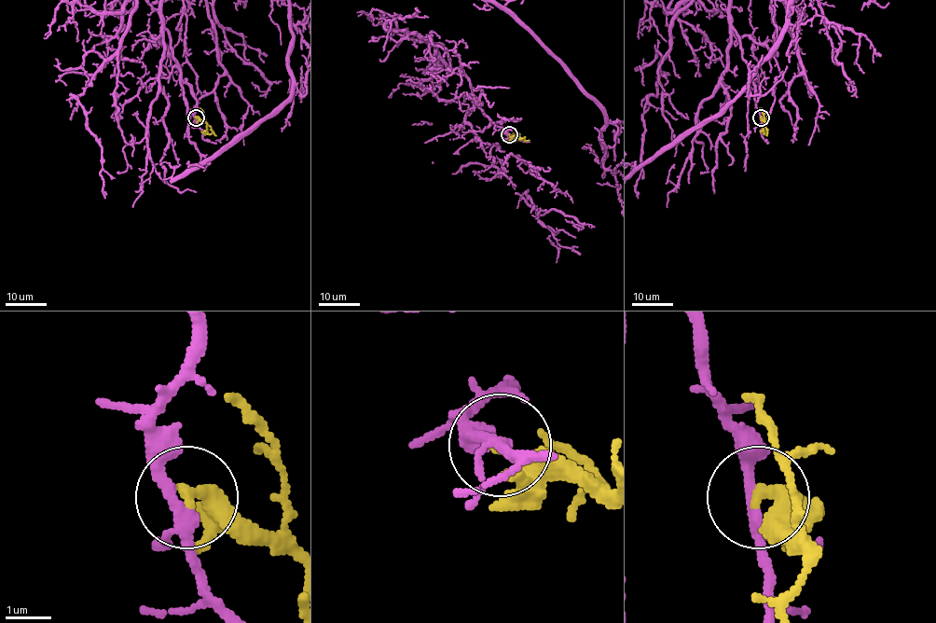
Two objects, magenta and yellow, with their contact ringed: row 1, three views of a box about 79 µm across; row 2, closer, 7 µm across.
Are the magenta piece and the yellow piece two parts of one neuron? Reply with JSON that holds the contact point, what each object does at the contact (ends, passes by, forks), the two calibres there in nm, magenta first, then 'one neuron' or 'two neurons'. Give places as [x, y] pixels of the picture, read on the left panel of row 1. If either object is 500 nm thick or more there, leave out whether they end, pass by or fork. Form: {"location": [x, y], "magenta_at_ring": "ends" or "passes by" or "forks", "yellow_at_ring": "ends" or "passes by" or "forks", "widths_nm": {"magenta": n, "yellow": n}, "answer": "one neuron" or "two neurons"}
{"location": [196, 117], "magenta_at_ring": "forks", "yellow_at_ring": "ends", "widths_nm": {"magenta": 200, "yellow": 360}, "answer": "two neurons"}

